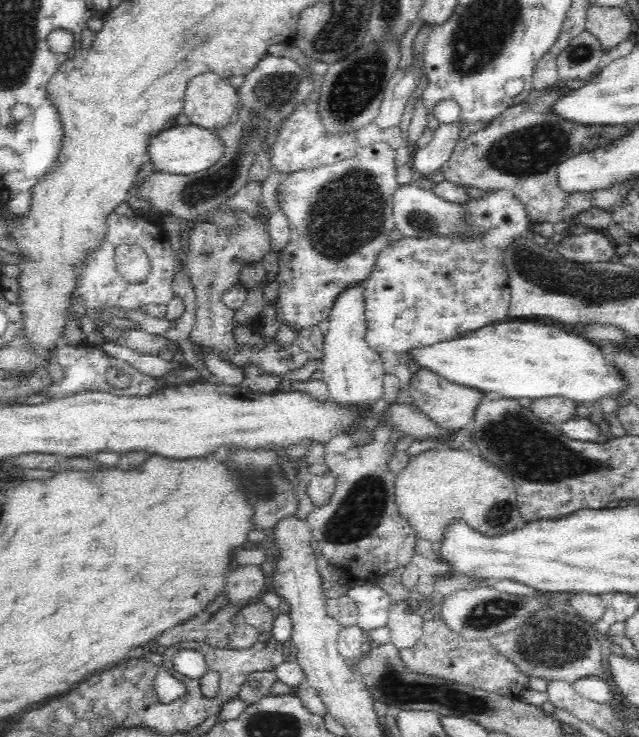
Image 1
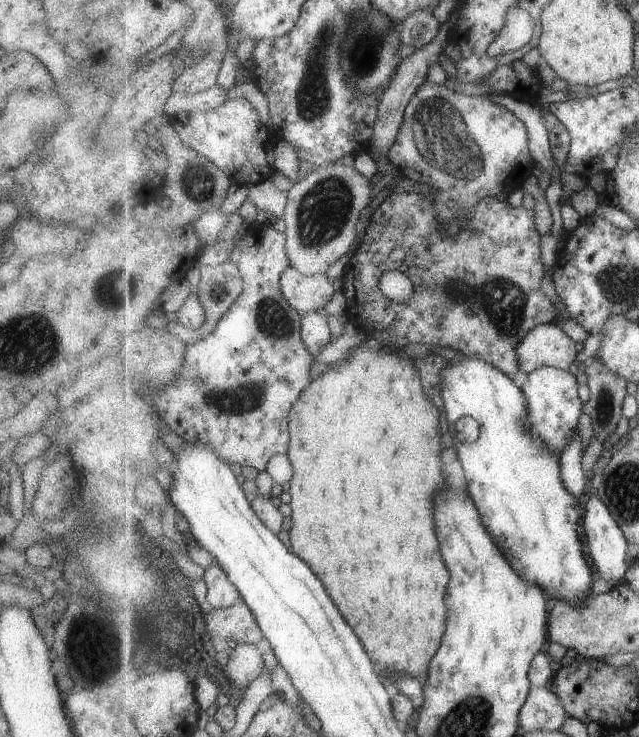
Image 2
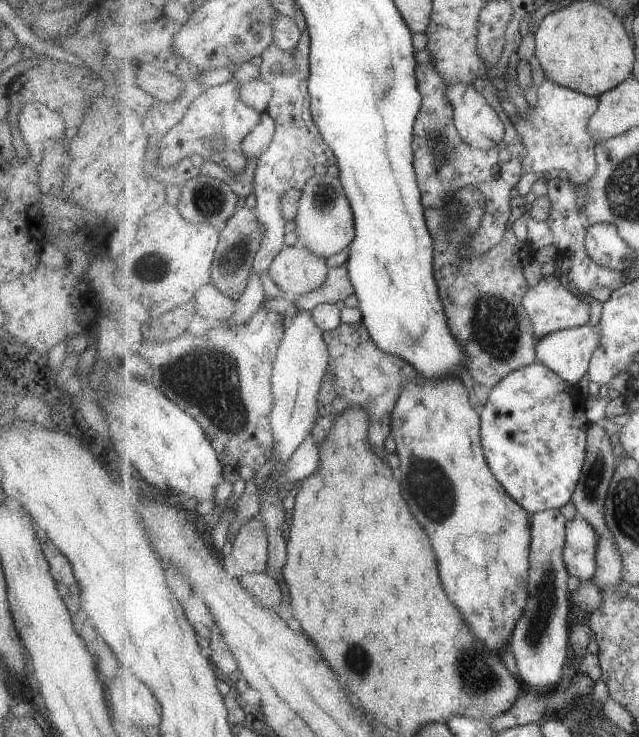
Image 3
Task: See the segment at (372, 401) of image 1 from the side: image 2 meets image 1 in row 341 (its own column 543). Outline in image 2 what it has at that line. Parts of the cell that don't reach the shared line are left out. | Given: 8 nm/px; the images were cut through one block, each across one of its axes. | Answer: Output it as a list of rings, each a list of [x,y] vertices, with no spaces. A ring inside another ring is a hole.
[[[557,321],[532,328],[517,346],[520,370],[527,375],[543,367],[573,369],[577,353],[575,340],[563,332]]]

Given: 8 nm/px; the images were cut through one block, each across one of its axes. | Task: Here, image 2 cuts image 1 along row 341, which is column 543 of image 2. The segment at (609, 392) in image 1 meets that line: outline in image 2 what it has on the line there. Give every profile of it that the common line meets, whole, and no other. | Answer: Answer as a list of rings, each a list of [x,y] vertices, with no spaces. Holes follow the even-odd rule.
[[[465,354],[461,360],[453,361],[453,366],[447,365],[441,376],[447,406],[445,416],[451,424],[454,446],[469,480],[471,496],[493,540],[525,580],[544,588],[551,599],[569,600],[571,604],[581,606],[585,598],[589,598],[593,583],[591,566],[583,556],[577,530],[581,508],[577,497],[567,491],[561,480],[561,454],[549,450],[549,442],[543,442],[543,438],[533,434],[533,418],[529,418],[529,402],[522,386],[517,386],[508,374],[485,362],[479,354]]]

